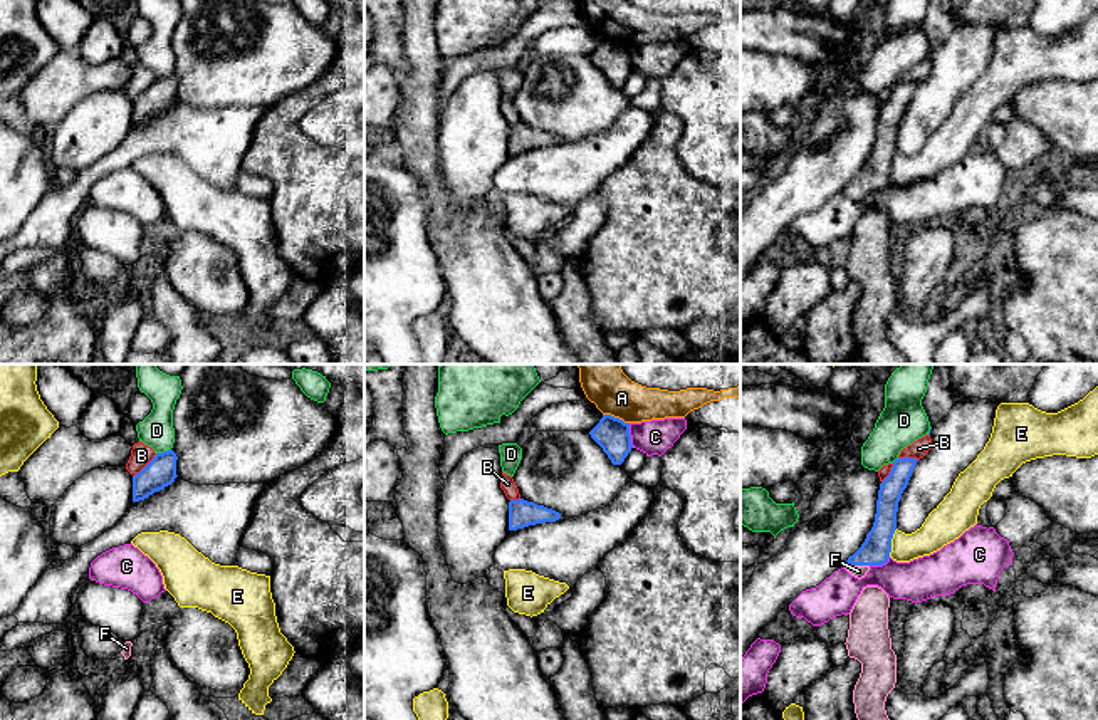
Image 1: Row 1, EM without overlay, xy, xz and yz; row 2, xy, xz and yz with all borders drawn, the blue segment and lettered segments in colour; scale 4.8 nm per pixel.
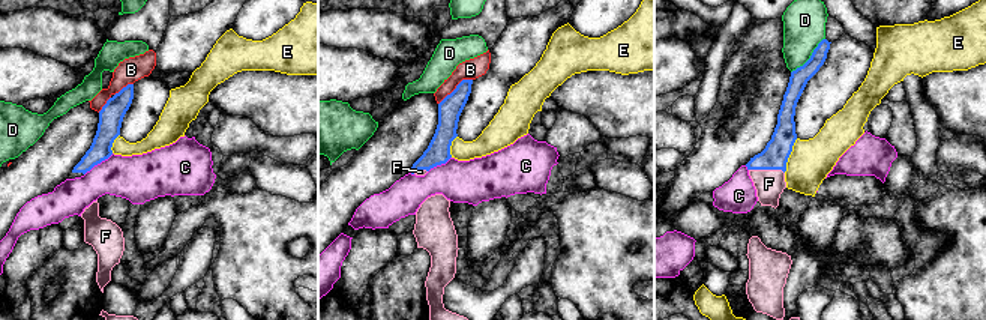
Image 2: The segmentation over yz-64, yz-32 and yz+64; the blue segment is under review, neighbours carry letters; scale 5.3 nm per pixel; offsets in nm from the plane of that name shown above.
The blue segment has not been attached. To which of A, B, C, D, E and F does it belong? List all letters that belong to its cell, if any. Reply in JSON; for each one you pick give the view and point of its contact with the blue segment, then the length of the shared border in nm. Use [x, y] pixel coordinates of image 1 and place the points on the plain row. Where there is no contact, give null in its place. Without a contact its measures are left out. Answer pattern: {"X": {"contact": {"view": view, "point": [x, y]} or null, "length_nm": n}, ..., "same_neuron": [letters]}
{"F": {"contact": {"view": "yz", "point": [858, 188]}, "length_nm": 130}, "same_neuron": ["F"]}

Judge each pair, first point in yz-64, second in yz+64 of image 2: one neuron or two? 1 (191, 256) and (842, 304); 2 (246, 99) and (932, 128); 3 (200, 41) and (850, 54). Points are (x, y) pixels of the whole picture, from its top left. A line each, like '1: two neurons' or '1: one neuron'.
1: two neurons
2: two neurons
3: one neuron

